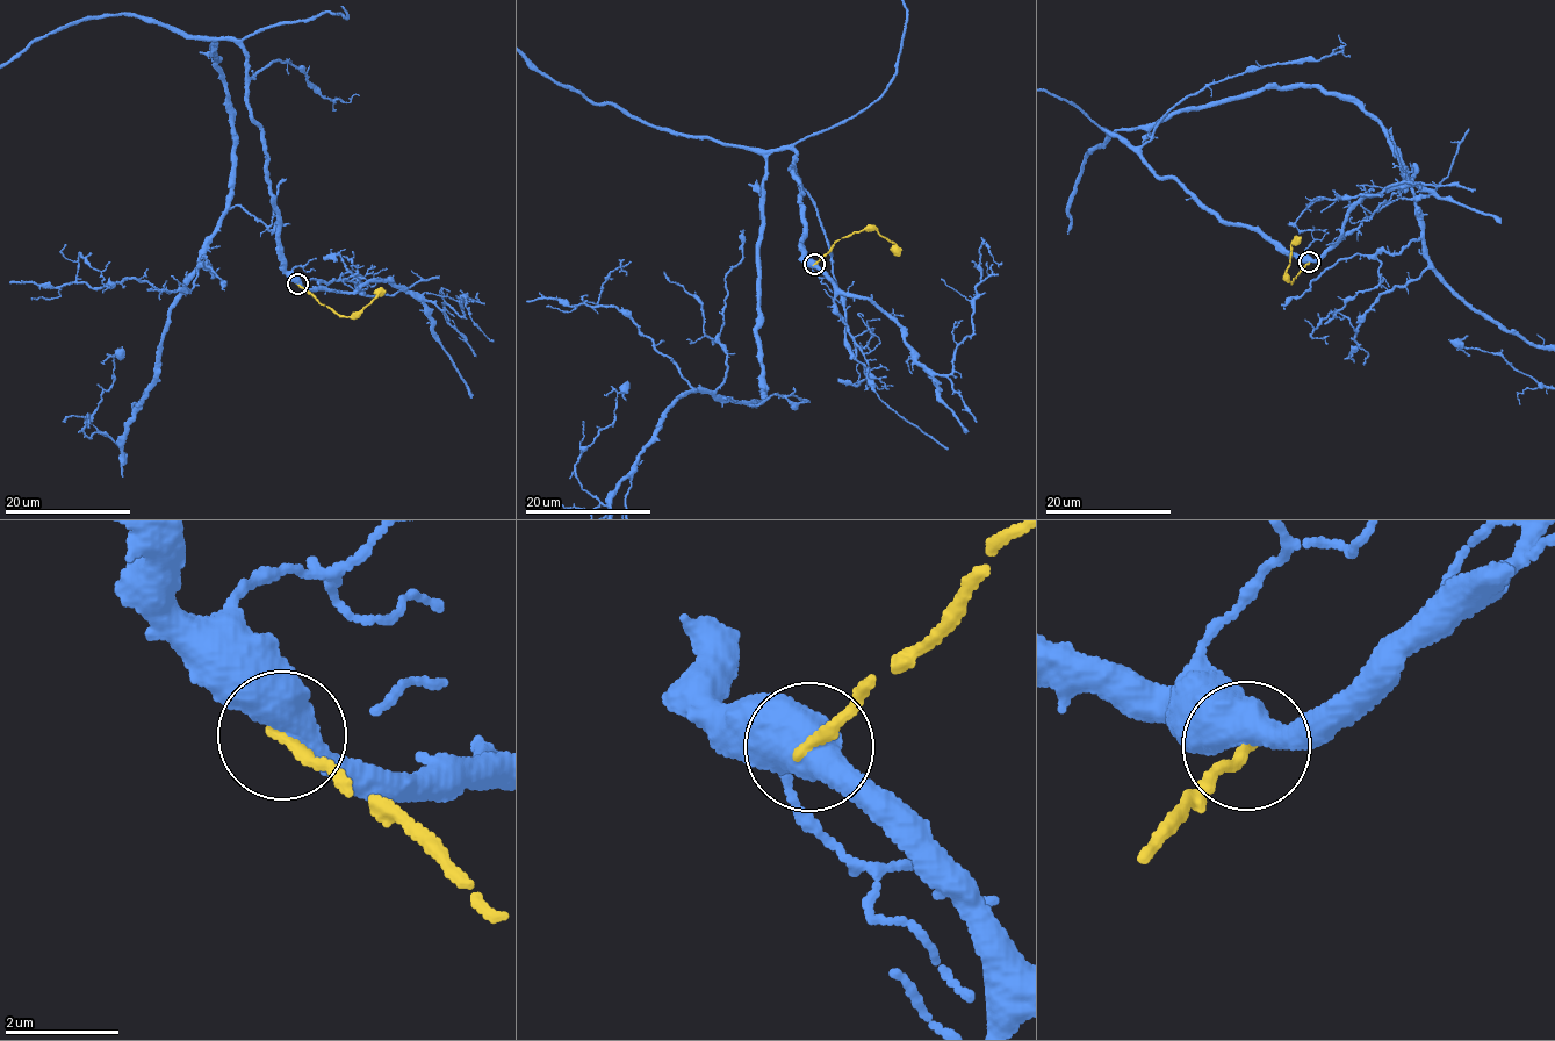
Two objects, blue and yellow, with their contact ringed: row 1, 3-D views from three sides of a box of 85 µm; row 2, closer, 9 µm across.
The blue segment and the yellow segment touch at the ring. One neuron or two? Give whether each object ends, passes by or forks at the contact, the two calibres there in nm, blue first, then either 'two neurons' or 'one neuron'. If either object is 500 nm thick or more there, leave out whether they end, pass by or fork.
500/200 nm | two neurons

